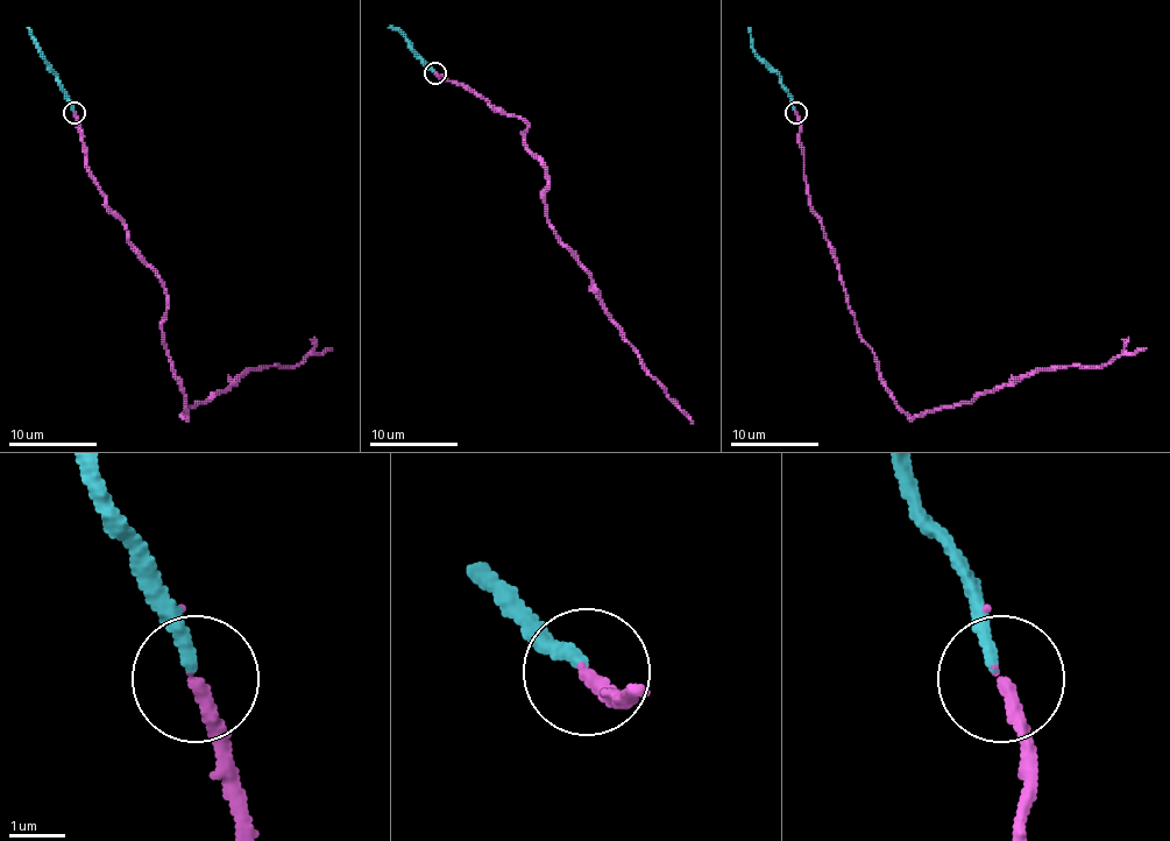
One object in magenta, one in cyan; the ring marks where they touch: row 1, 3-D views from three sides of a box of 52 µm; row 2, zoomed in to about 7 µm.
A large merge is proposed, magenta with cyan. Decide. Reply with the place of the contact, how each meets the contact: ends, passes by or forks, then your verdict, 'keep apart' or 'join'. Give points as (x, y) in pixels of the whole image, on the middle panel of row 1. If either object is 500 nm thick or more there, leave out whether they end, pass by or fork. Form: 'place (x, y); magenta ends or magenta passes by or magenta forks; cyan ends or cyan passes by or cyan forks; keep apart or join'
place (434, 72); magenta ends; cyan ends; join

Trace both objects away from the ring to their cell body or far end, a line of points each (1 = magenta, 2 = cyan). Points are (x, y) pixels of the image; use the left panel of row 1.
1: (73, 112), (86, 171), (167, 295), (162, 337), (184, 395), (184, 417), (243, 373), (290, 366), (332, 348)
2: (73, 112), (58, 75), (38, 52), (27, 28)

